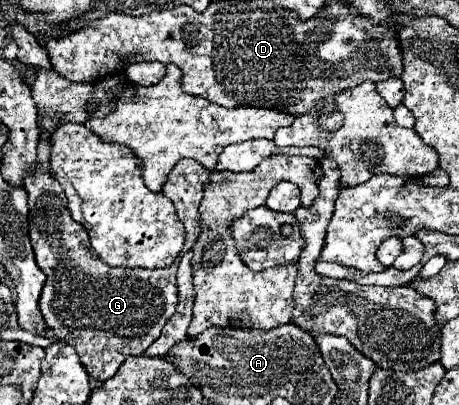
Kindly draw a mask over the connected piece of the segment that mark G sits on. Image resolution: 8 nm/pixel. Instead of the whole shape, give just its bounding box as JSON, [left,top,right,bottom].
[23,127,179,381]

